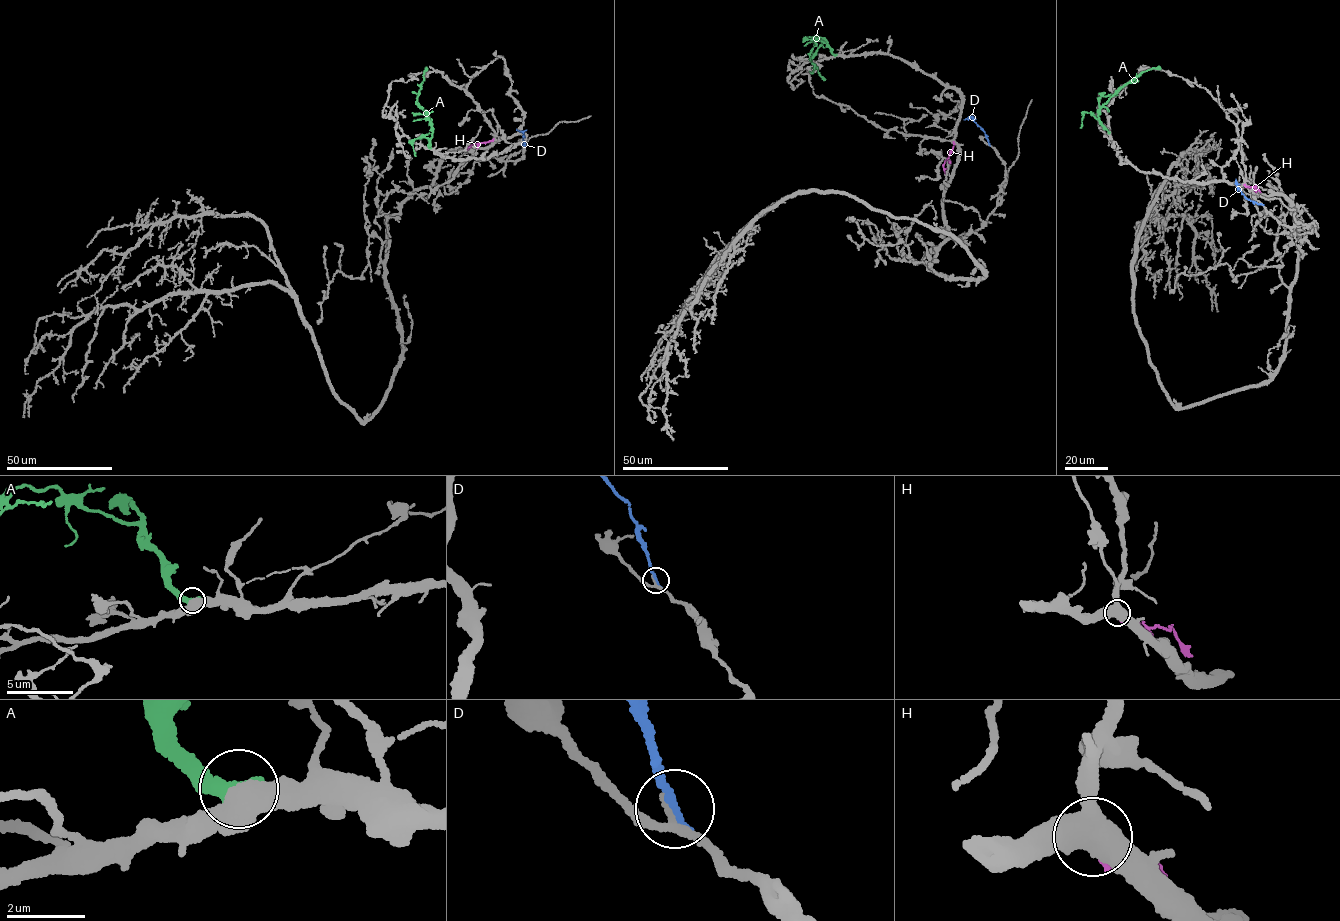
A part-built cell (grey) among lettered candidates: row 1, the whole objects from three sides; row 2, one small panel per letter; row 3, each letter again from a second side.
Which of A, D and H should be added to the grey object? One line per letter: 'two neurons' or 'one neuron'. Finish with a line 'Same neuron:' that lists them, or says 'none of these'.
A: one neuron
D: two neurons
H: two neurons
Same neuron: A

